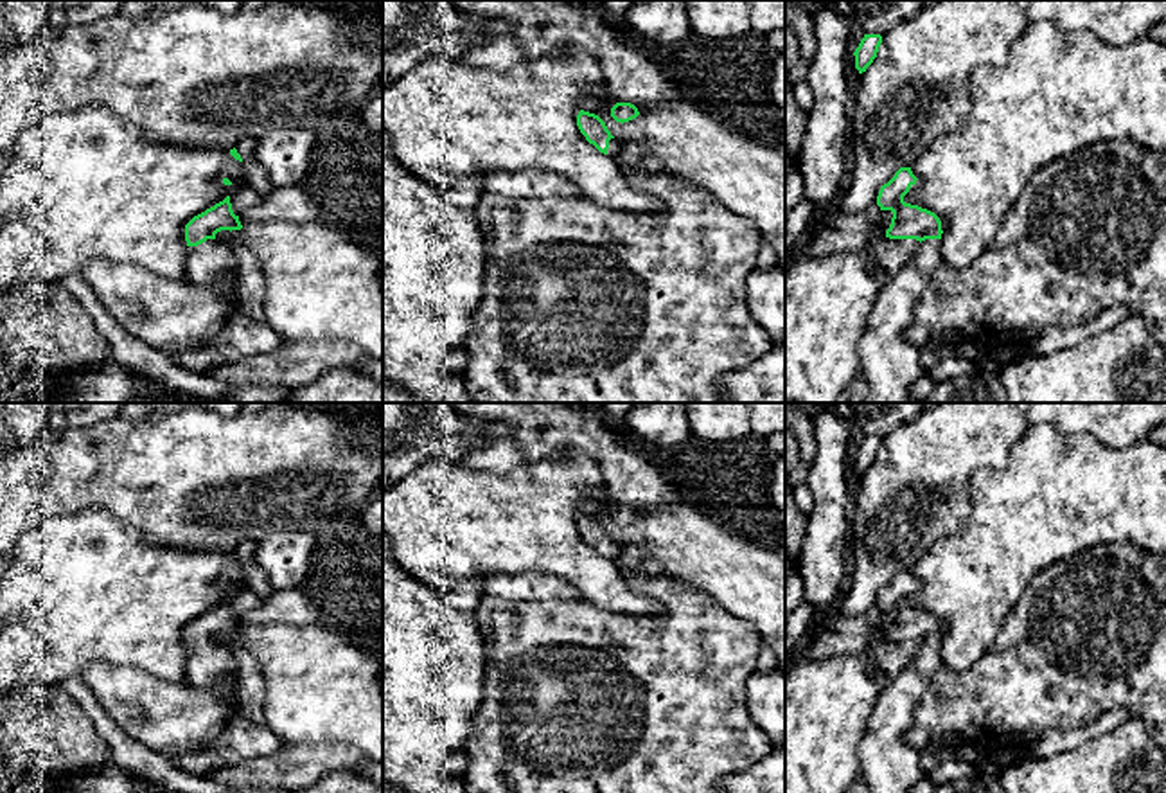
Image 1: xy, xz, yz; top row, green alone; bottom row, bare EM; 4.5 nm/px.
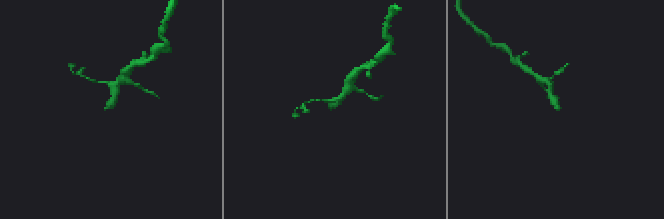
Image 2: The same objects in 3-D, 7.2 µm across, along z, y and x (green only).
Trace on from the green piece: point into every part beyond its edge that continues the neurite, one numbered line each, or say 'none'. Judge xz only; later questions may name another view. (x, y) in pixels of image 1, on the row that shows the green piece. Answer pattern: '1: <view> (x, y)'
1: xz (615, 146)

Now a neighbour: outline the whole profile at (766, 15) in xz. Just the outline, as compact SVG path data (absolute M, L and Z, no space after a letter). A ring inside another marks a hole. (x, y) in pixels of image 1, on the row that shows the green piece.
M749 0L749 20L762 36L785 31L785 0Z

